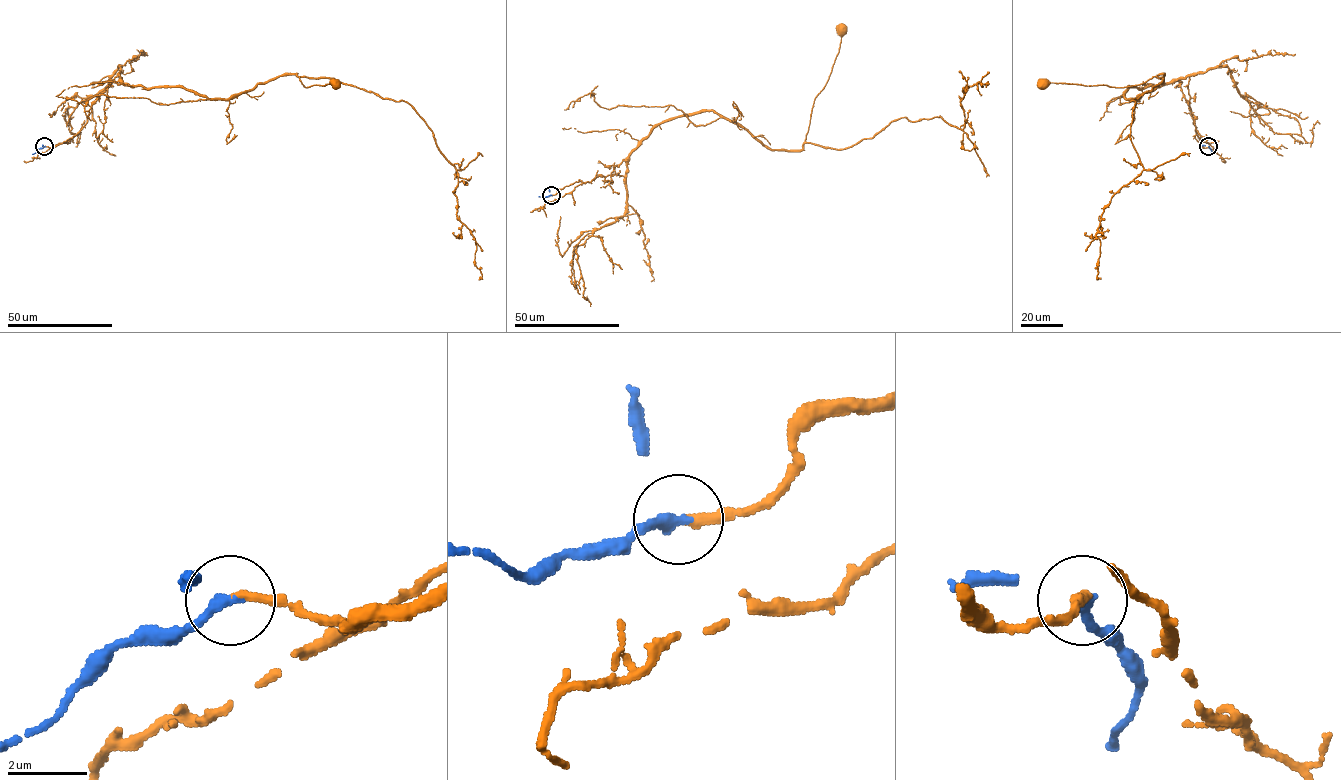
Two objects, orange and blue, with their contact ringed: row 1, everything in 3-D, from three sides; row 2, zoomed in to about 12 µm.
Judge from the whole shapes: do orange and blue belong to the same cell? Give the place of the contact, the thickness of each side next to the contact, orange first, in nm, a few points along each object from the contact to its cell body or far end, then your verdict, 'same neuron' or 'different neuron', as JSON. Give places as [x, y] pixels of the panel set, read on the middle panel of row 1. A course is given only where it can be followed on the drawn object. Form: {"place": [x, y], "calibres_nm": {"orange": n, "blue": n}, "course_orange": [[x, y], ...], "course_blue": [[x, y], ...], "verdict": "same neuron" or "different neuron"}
{"place": [551, 195], "calibres_nm": {"orange": 220, "blue": 300}, "course_orange": [[551, 195], [625, 176], [630, 153], [654, 127], [705, 111], [771, 149], [801, 150], [842, 30]], "course_blue": [[551, 195], [539, 196]], "verdict": "same neuron"}

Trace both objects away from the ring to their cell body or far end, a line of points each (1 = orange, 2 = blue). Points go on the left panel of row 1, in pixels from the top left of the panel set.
1: (44, 146), (80, 131), (118, 76), (210, 99), (287, 74), (305, 87), (336, 84)
2: (44, 146), (32, 154)

